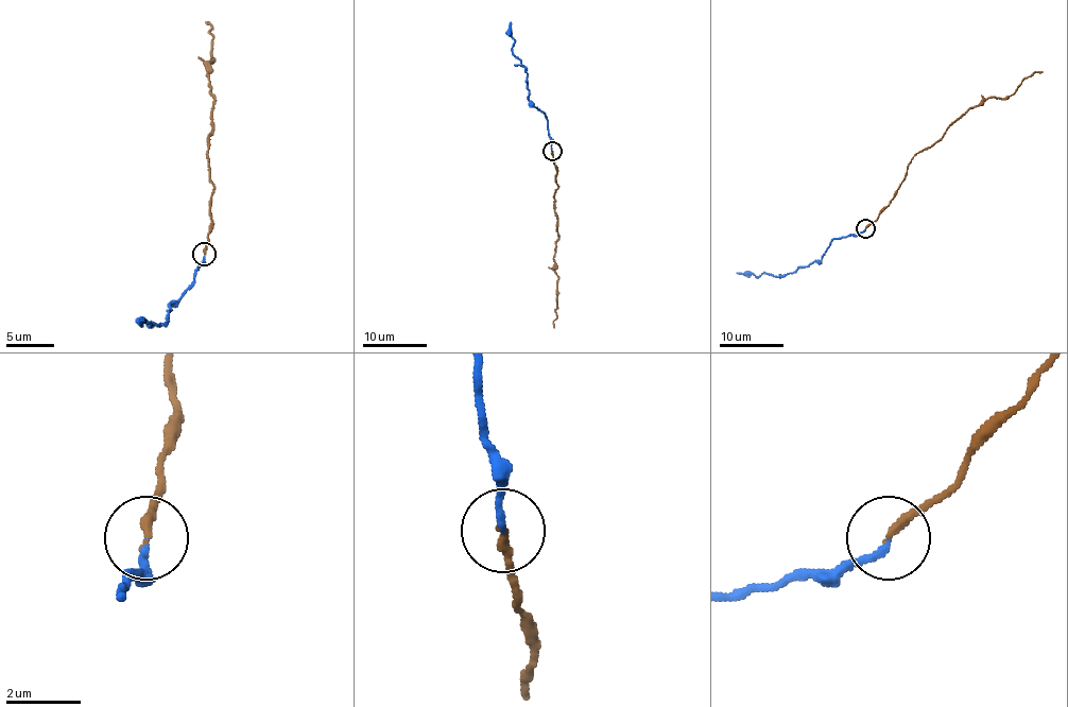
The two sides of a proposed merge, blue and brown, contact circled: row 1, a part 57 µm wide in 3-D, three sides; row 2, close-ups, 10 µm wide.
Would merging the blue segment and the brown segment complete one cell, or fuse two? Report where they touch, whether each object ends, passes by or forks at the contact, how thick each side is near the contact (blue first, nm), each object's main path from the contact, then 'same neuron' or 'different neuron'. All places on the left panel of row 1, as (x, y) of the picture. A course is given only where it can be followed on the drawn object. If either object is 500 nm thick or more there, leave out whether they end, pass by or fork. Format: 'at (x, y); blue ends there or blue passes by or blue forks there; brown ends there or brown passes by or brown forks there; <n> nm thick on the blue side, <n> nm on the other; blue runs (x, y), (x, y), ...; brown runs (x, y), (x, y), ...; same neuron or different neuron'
at (204, 254); blue ends there; brown ends there; 170 nm thick on the blue side, 240 nm on the other; blue runs (204, 254), (204, 260), (168, 310), (168, 320), (158, 325), (142, 320); brown runs (204, 254), (213, 183), (208, 158), (208, 140), (213, 131), (213, 97), (208, 75), (213, 59), (208, 21); different neuron

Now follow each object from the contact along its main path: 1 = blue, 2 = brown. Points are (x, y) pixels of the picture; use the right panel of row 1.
1: (865, 228), (836, 238), (820, 260), (798, 266), (792, 273), (776, 276), (736, 273)
2: (865, 228), (890, 203), (920, 151), (971, 108), (992, 97), (1008, 99), (1026, 78), (1041, 71)

